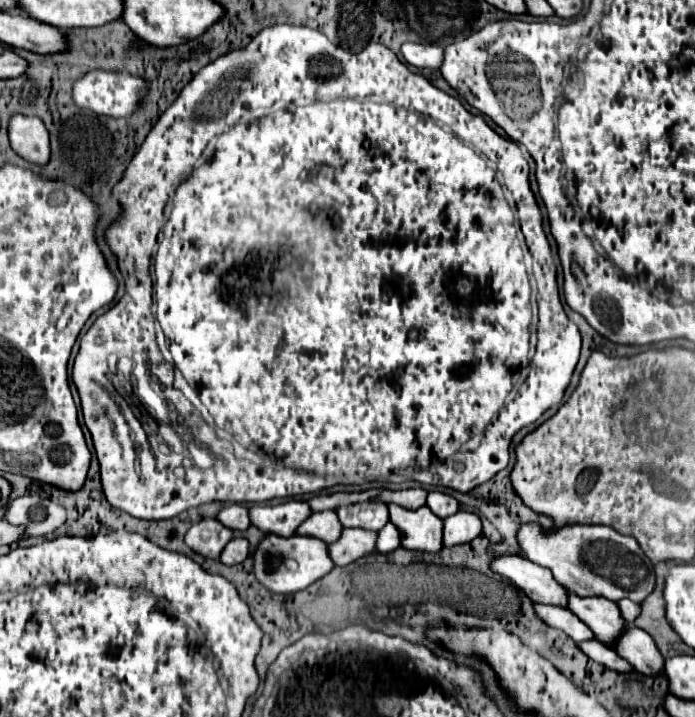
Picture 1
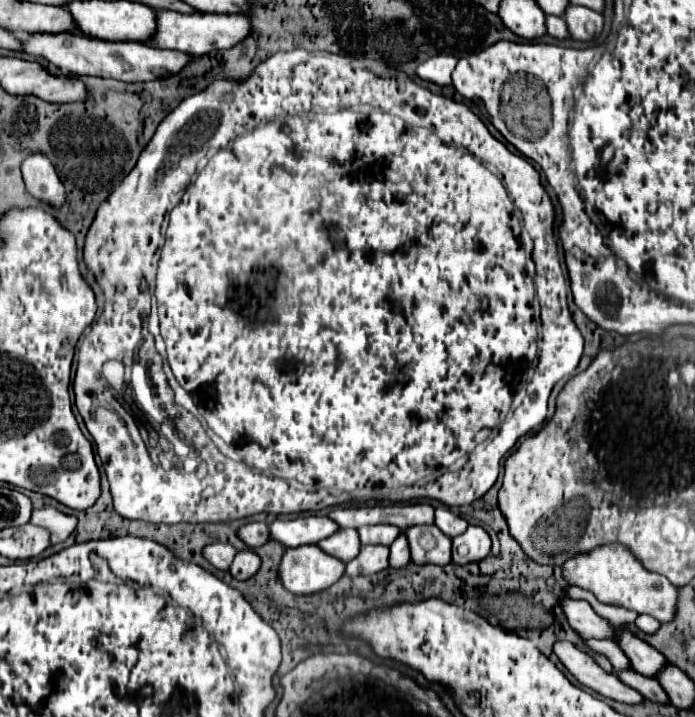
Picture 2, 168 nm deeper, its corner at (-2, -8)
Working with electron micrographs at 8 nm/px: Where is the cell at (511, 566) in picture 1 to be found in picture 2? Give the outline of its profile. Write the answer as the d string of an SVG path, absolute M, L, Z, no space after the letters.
M569 596L559 598L557 606L561 606L569 626L581 638L613 638L613 626L605 618L597 616L589 602L573 600Z

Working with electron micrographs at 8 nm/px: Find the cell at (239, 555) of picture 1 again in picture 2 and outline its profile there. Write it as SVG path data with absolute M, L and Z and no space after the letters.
M243 550L243 552L235 554L229 572L237 580L247 580L259 570L259 564L261 564L261 560L253 550Z

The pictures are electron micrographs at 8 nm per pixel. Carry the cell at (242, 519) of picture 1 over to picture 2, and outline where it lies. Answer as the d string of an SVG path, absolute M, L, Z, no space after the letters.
M265 522L243 524L237 534L249 548L257 548L257 546L265 544L265 540L269 540L269 528L267 528Z

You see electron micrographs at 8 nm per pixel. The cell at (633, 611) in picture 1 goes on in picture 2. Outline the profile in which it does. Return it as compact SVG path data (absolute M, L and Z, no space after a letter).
M641 614L641 616L637 616L637 620L635 620L635 626L639 628L639 630L643 630L643 632L647 632L647 634L653 634L653 632L657 632L657 628L661 626L653 616L647 616L647 614Z

